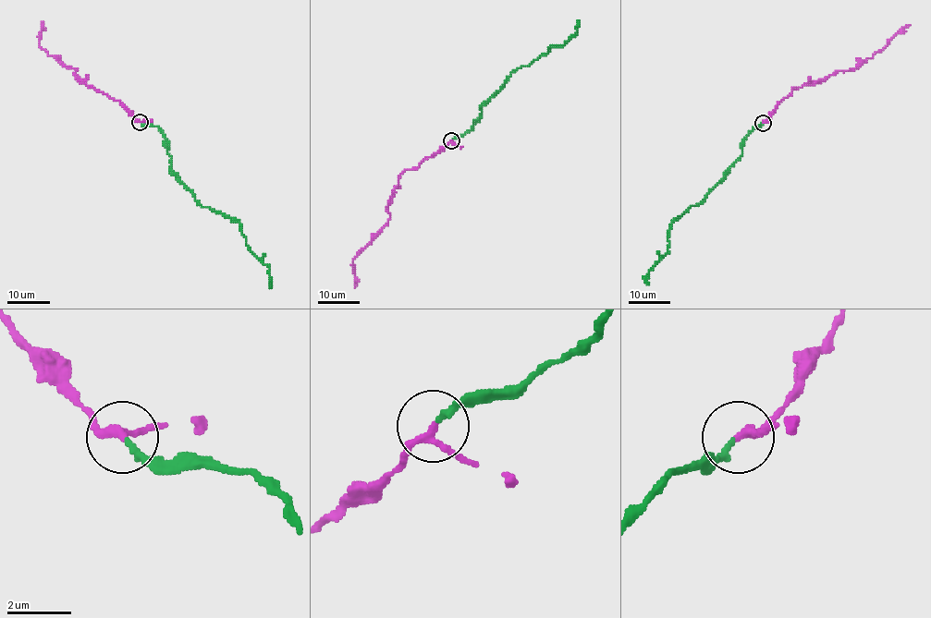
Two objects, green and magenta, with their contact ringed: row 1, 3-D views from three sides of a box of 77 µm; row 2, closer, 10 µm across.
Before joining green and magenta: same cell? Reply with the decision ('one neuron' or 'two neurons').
one neuron

